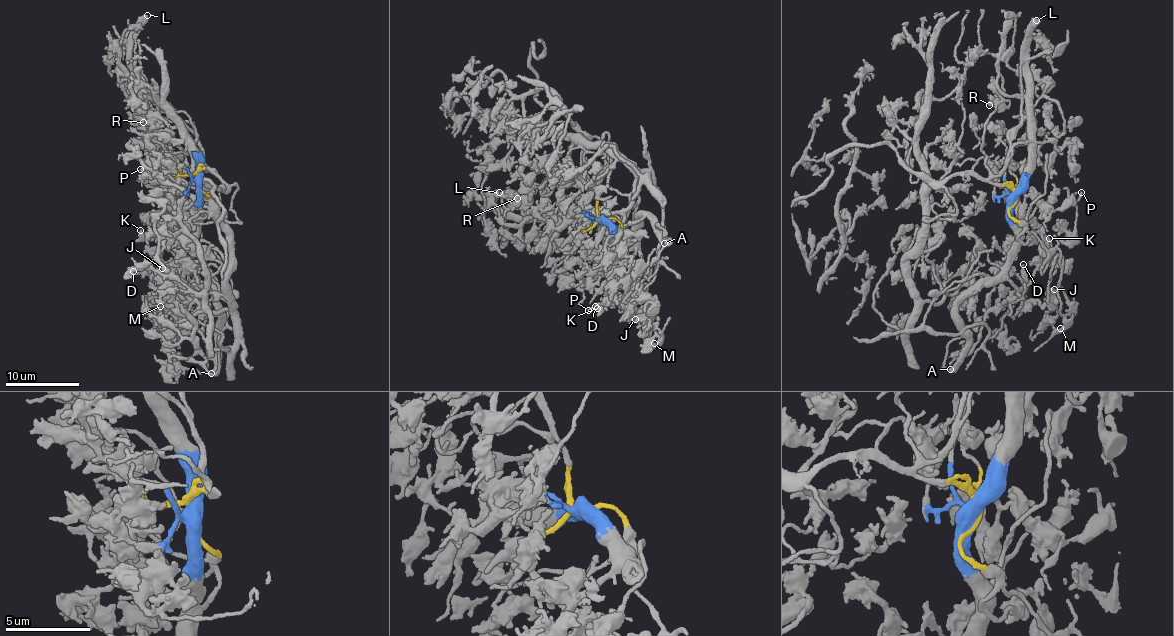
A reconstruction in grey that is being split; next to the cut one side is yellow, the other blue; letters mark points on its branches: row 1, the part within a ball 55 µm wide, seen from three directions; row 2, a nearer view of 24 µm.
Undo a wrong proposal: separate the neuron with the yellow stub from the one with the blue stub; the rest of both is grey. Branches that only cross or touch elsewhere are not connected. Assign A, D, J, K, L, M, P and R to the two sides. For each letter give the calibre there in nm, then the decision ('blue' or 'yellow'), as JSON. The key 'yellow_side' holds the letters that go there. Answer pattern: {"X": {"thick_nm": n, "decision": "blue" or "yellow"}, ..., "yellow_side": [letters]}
{"A": {"thick_nm": 440, "decision": "blue"}, "D": {"thick_nm": 190, "decision": "blue"}, "J": {"thick_nm": 420, "decision": "yellow"}, "K": {"thick_nm": 440, "decision": "blue"}, "L": {"thick_nm": 550, "decision": "blue"}, "M": {"thick_nm": 200, "decision": "yellow"}, "P": {"thick_nm": 160, "decision": "yellow"}, "R": {"thick_nm": 700, "decision": "blue"}, "yellow_side": ["J", "M", "P"]}

